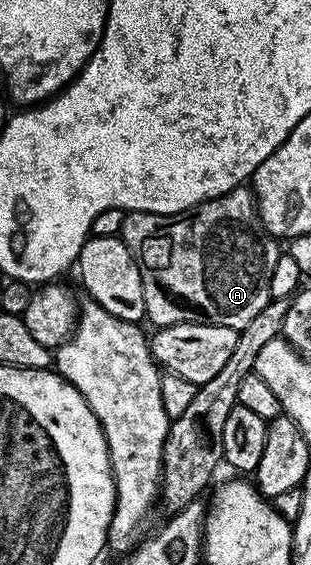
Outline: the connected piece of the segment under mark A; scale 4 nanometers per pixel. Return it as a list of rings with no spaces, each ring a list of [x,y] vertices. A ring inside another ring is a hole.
[[[239,186],[211,200],[171,216],[151,212],[127,212],[122,240],[138,264],[144,286],[145,319],[158,328],[173,324],[219,324],[242,329],[270,301],[272,270],[280,255],[279,241],[267,232],[258,213],[258,201],[249,187]]]

